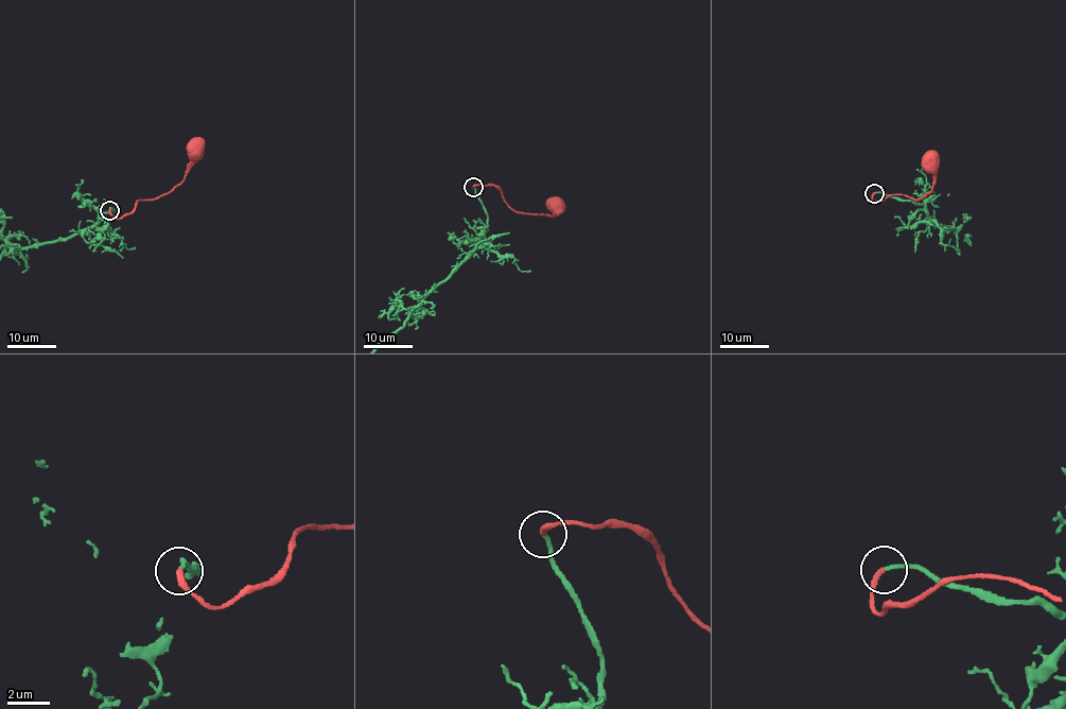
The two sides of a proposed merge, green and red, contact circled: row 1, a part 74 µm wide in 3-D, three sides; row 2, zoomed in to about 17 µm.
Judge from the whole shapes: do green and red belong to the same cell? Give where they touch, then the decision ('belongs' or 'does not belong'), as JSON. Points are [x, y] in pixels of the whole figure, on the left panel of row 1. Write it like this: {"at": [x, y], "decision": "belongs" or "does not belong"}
{"at": [109, 210], "decision": "belongs"}

